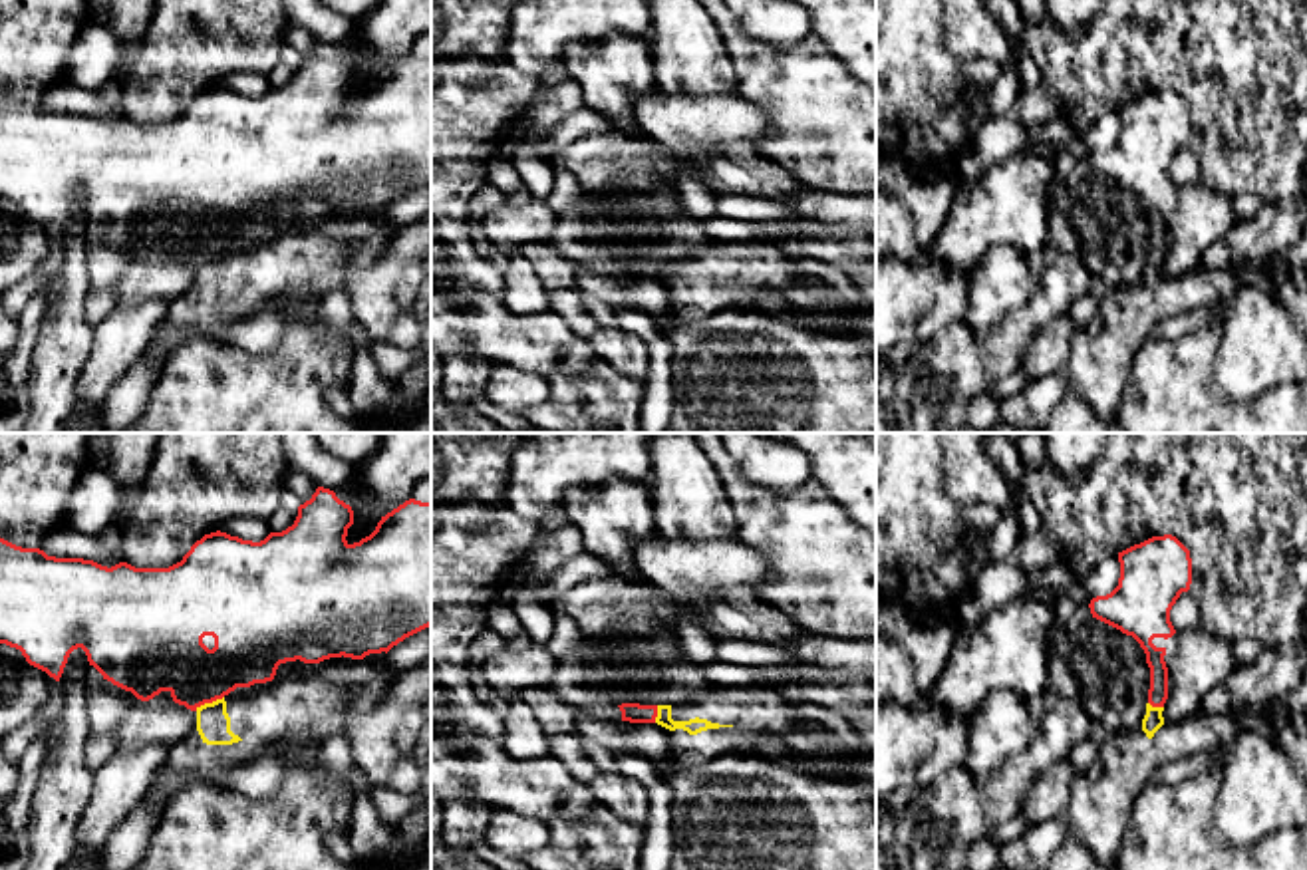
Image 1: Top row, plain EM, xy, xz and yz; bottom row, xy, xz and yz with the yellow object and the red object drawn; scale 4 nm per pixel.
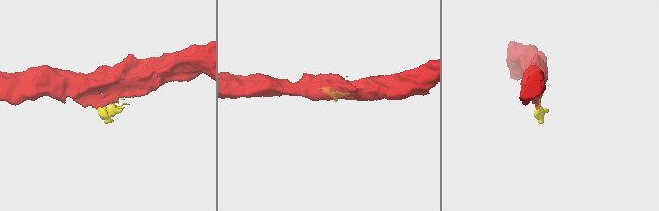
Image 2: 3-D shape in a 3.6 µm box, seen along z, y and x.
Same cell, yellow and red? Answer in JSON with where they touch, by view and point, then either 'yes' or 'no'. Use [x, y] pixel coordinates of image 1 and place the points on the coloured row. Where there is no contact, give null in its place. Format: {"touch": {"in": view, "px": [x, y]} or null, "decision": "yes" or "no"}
{"touch": {"in": "xy", "px": [209, 704]}, "decision": "no"}

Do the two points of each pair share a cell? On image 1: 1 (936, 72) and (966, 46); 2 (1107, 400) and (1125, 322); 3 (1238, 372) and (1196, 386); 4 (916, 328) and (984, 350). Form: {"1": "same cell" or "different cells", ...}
{"1": "different cells", "2": "same cell", "3": "different cells", "4": "different cells"}

